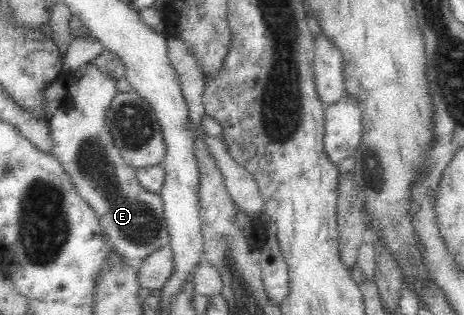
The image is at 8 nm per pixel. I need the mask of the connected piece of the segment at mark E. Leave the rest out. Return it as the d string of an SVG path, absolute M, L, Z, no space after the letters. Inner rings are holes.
M94 61L89 62L80 78L71 73L63 73L53 85L49 85L45 91L45 119L51 132L52 154L61 161L65 171L71 176L77 192L95 211L111 247L125 259L128 265L139 269L147 257L152 256L159 249L168 247L172 238L168 229L168 220L165 218L161 193L152 193L140 185L136 169L124 163L120 149L117 149L112 135L106 128L104 115L117 92L117 78L103 72Z

